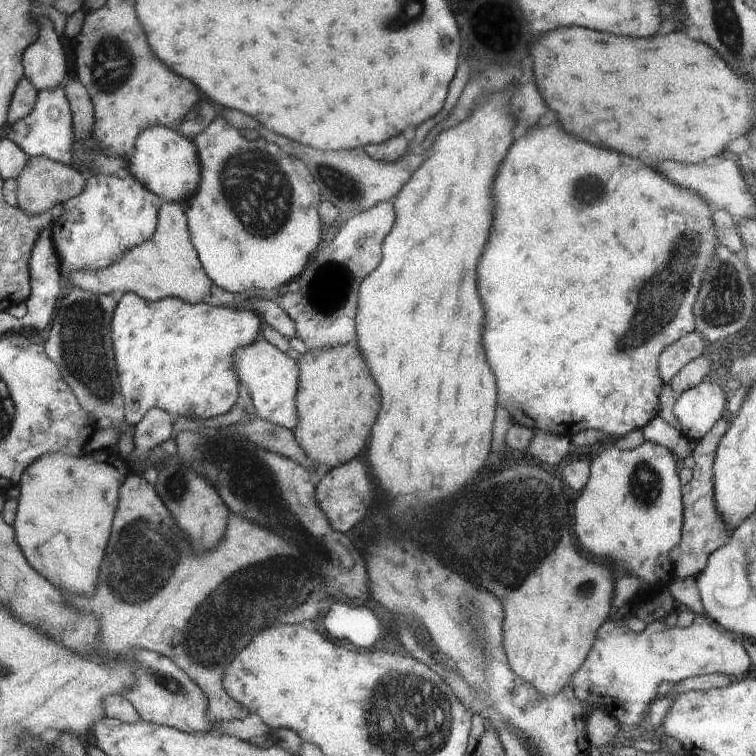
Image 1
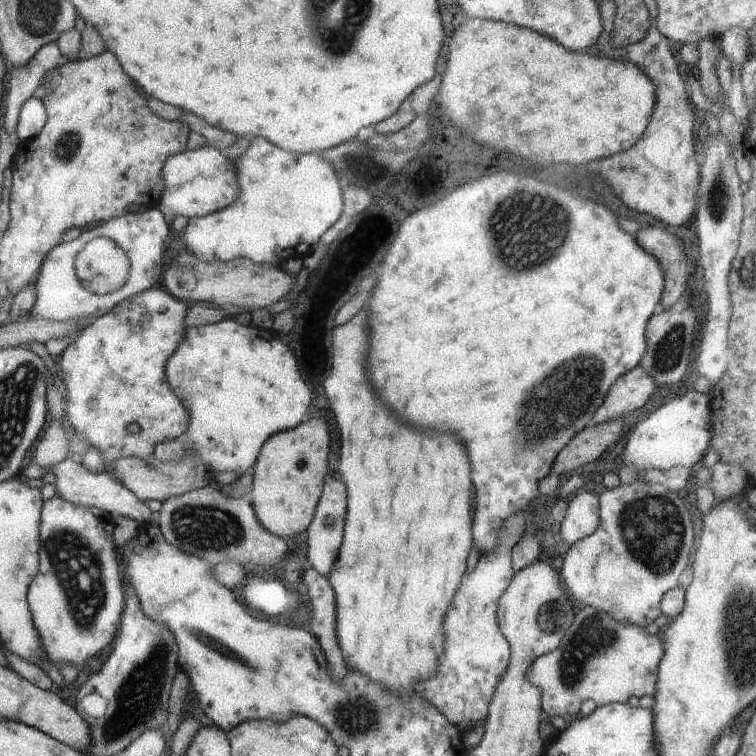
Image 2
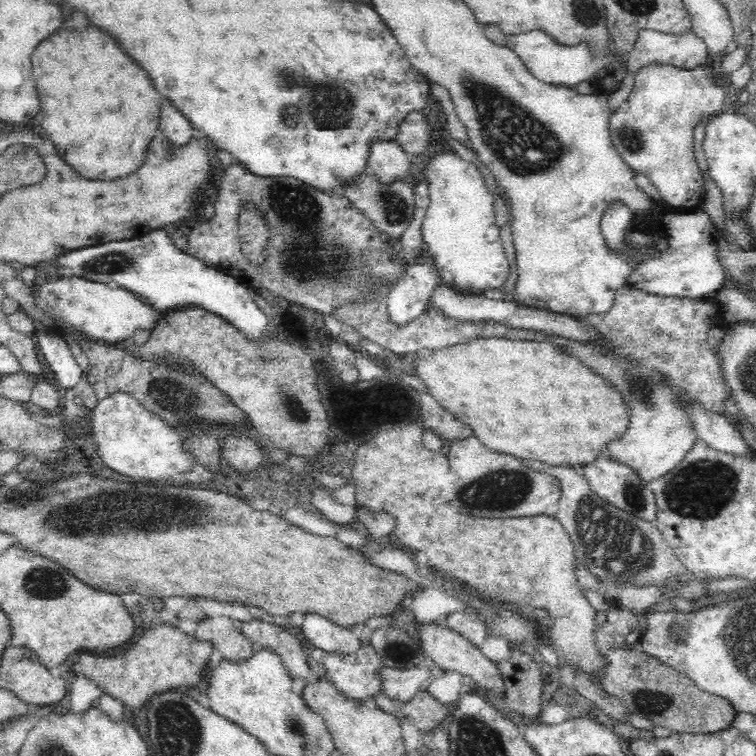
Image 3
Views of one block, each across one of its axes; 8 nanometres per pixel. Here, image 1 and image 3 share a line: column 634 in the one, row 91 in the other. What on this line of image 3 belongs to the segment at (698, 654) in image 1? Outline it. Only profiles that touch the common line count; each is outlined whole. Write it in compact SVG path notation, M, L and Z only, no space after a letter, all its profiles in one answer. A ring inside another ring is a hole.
M652 63L638 70L634 77L634 87L626 103L610 116L610 138L618 154L636 173L645 174L661 195L662 201L670 204L675 212L688 213L697 210L705 197L705 179L700 173L694 156L694 127L702 119L728 108L726 90L715 85L710 67L696 67L690 70L671 64Z

